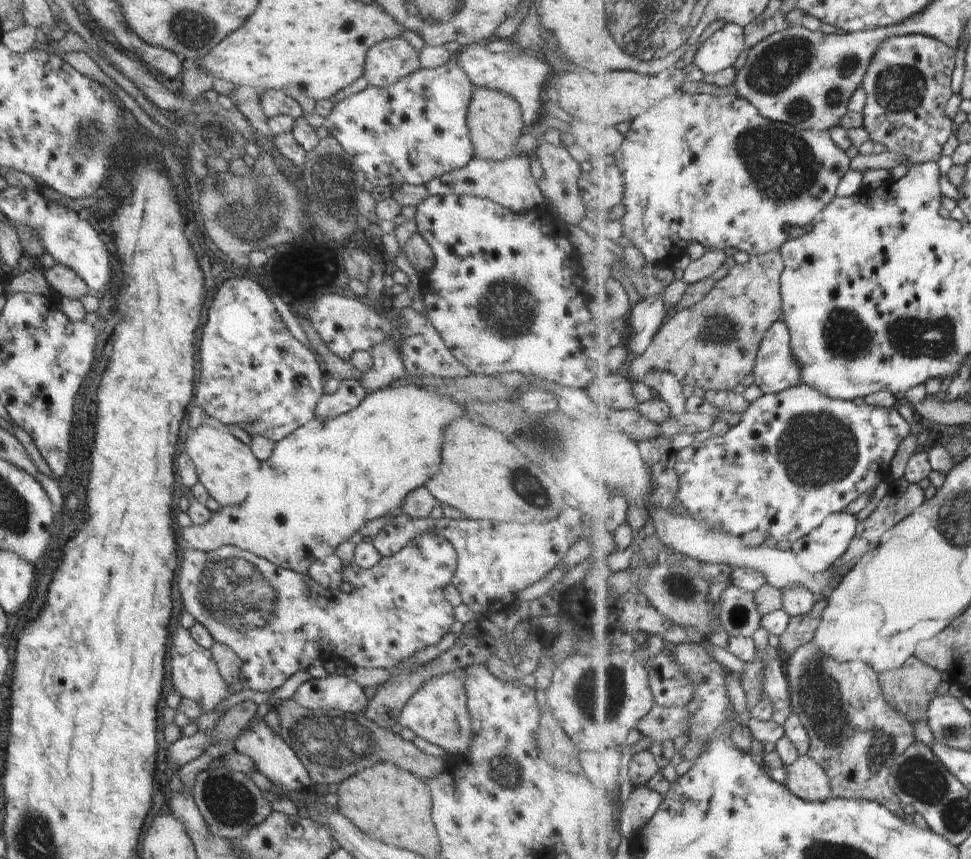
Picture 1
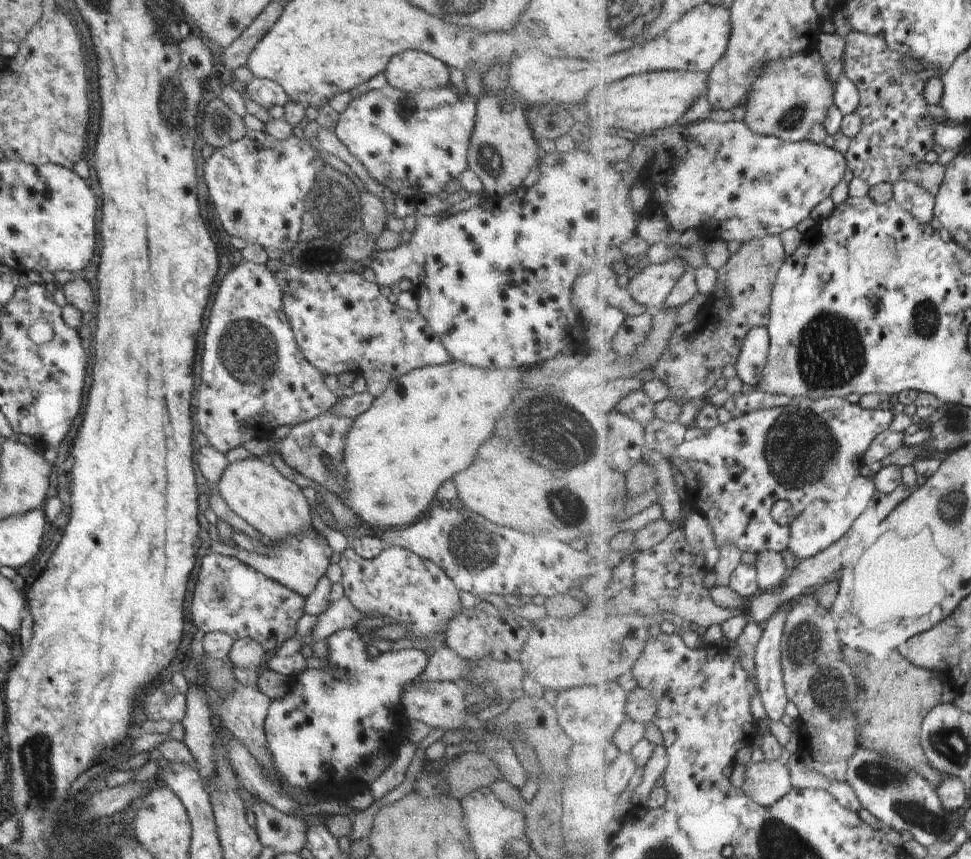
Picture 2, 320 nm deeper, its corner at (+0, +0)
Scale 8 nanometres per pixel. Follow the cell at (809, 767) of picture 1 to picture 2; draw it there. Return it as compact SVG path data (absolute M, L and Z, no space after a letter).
M784 752L779 761L752 762L747 766L743 789L762 806L774 806L794 788L788 770L788 757L789 754Z

